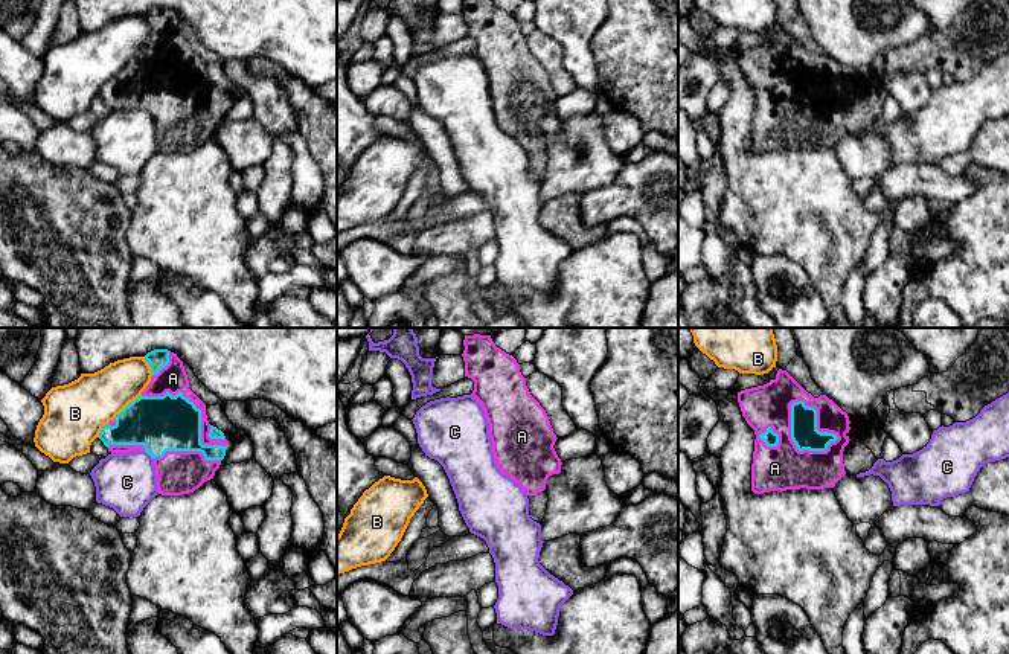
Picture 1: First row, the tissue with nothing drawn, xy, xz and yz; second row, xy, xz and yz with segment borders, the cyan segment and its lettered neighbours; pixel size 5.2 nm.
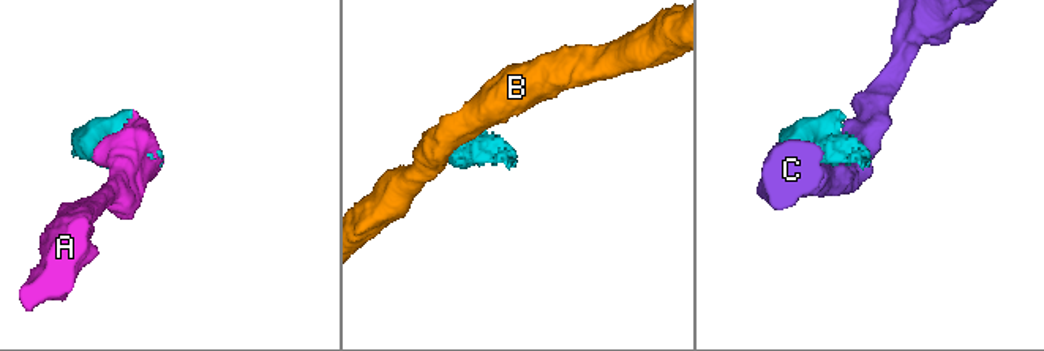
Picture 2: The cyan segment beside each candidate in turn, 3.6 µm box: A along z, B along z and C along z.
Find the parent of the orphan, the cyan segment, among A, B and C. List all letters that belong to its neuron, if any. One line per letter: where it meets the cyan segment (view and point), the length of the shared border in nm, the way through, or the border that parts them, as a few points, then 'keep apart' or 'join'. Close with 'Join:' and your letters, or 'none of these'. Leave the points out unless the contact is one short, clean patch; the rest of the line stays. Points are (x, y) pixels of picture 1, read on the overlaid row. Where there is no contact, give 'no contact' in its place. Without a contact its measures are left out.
A: meets cyan in yz at (791, 438); contact 320 nm long; join
B: meets cyan in xy at (128, 404); contact 200 nm long; keep apart
C: meets cyan in xy at (148, 453); contact 70 nm long; keep apart
Join: A

